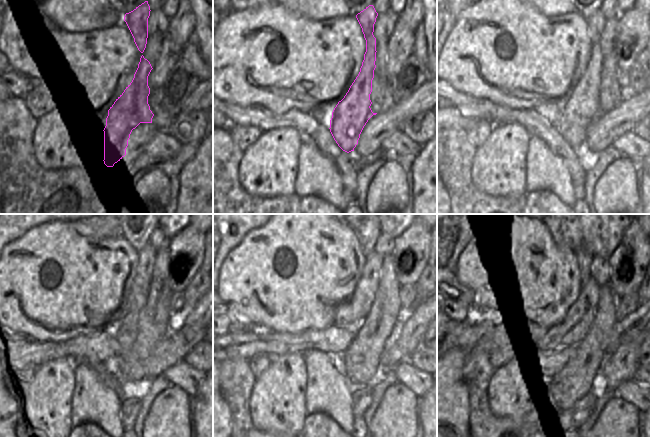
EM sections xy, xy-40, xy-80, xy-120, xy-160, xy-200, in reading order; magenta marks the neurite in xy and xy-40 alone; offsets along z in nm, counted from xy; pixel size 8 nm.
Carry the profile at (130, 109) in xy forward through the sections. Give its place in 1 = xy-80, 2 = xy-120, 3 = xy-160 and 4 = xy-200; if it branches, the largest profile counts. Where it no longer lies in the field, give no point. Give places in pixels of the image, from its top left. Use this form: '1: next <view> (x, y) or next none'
1: next xy-80 (576, 113)
2: next xy-120 (126, 331)
3: next xy-160 (368, 283)
4: next xy-200 (596, 269)

